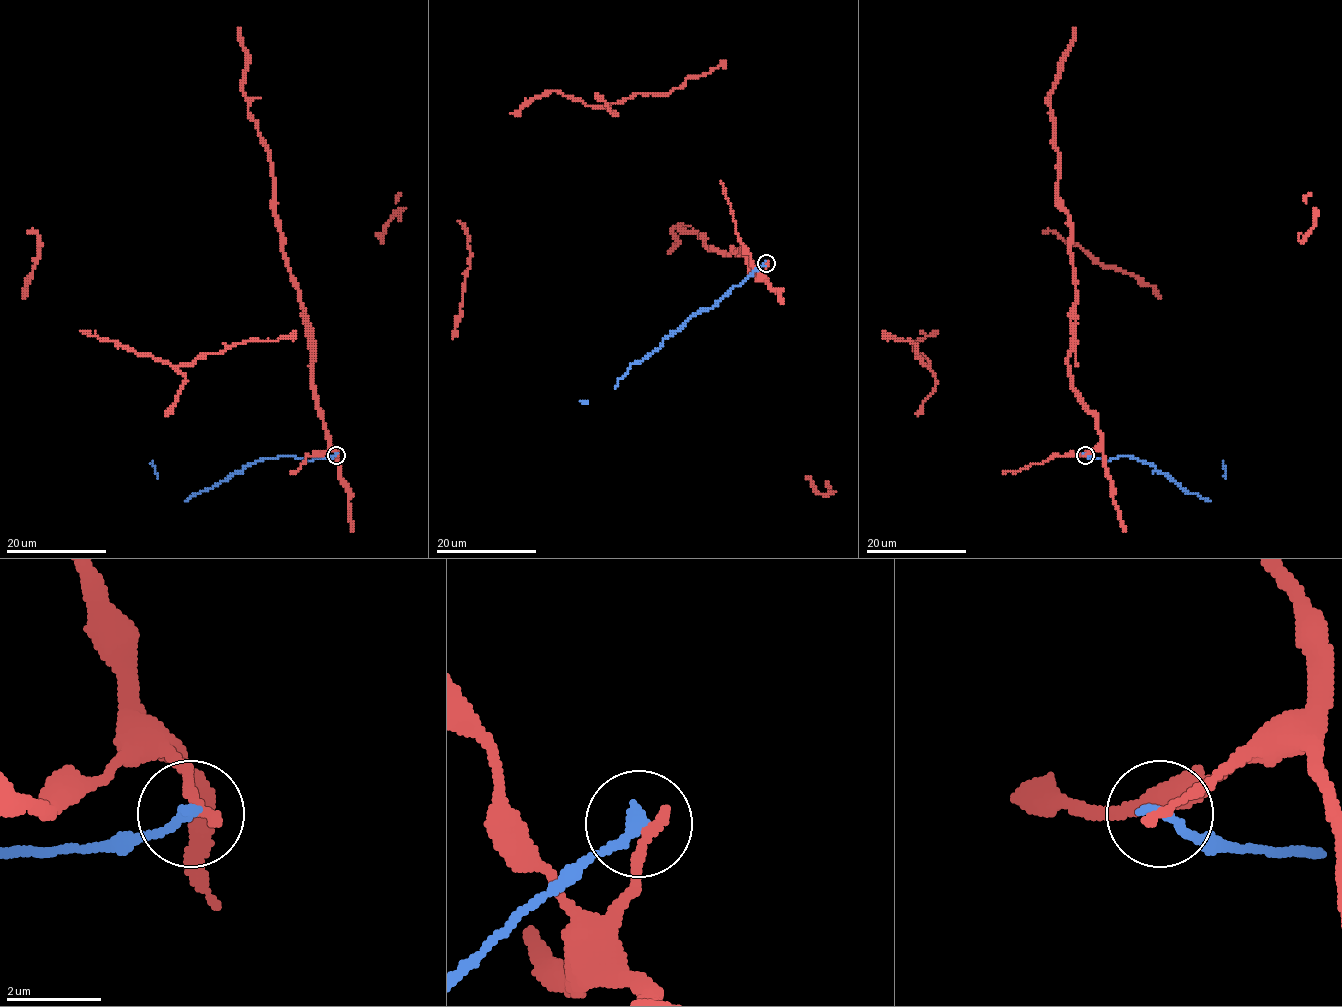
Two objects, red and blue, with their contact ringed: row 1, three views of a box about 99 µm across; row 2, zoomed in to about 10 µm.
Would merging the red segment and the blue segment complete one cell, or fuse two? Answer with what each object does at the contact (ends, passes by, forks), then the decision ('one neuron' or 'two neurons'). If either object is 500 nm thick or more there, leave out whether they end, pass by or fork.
red ends; blue ends; two neurons

